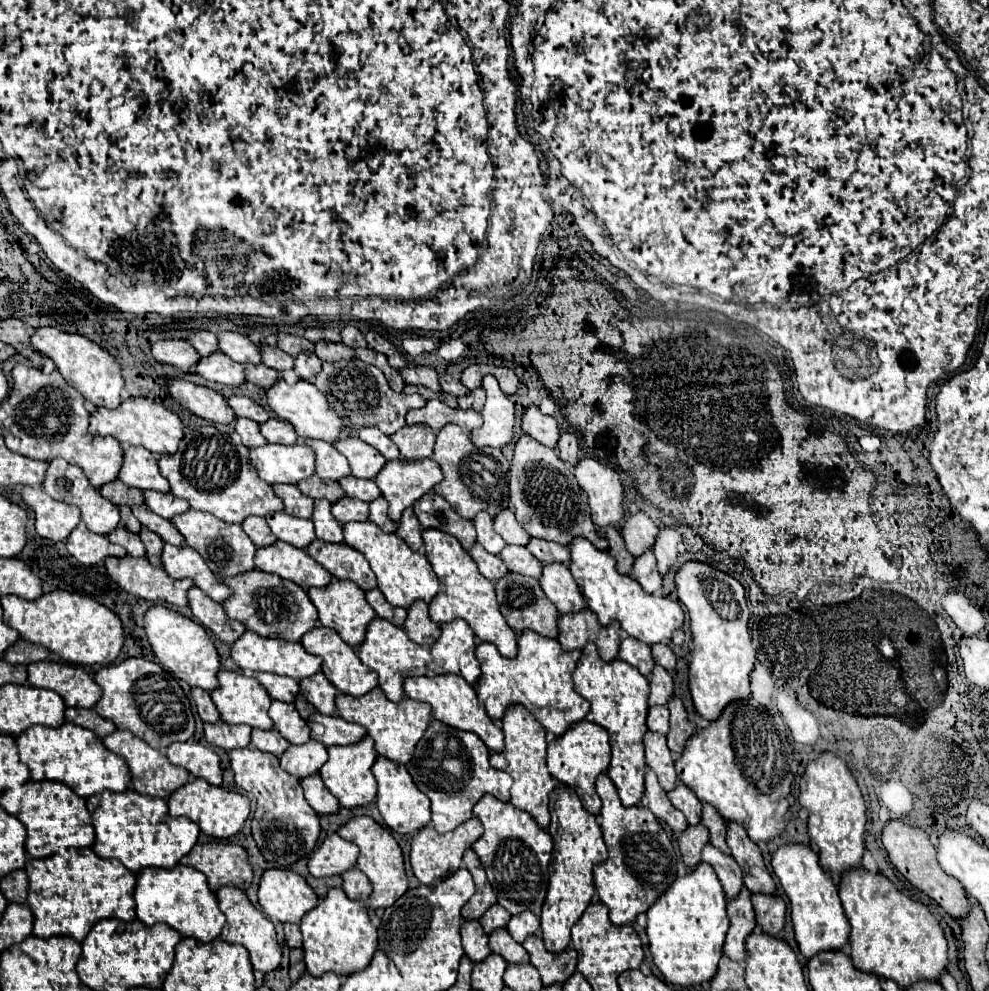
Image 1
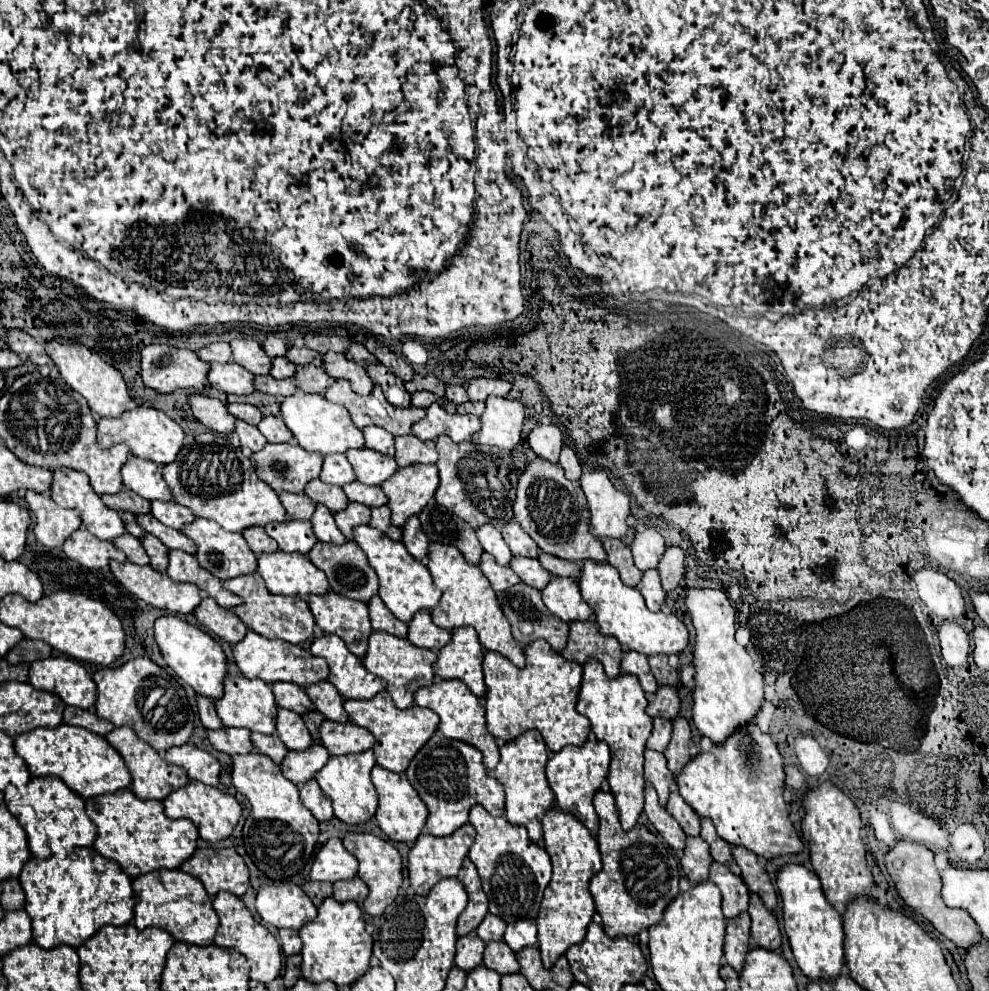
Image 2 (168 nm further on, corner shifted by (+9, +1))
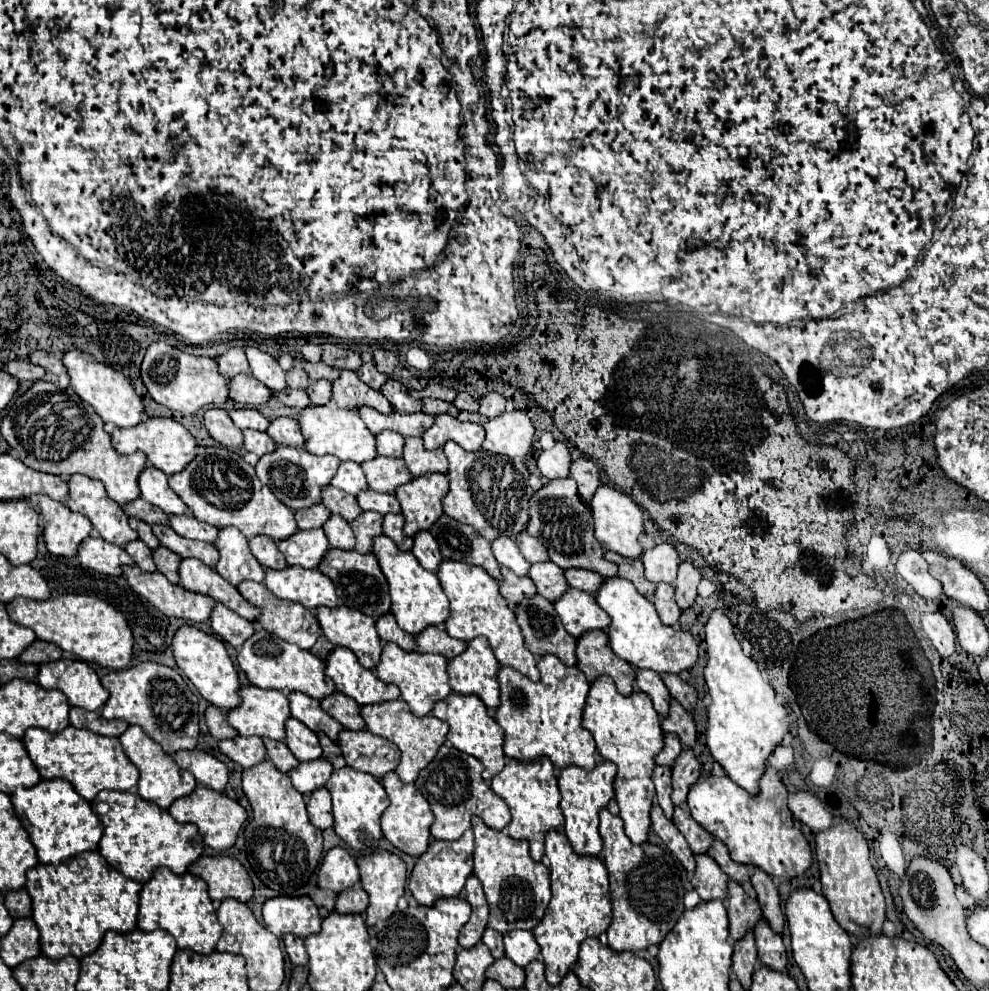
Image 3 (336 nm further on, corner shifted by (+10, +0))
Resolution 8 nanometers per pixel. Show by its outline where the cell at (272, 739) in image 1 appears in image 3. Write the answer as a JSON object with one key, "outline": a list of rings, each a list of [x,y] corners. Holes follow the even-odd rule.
{"outline":[[[263,740],[267,748],[267,758],[281,770],[281,772],[291,772],[293,768],[299,766],[299,760],[289,752],[285,742],[275,742],[275,740]]]}

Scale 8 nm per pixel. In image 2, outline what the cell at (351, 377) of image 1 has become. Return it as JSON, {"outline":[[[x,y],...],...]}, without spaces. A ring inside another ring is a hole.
{"outline":[[[334,379],[334,383],[328,385],[326,391],[324,391],[324,399],[328,399],[330,403],[336,403],[336,405],[346,407],[348,413],[350,413],[350,417],[352,417],[352,421],[354,421],[354,425],[356,425],[358,429],[362,429],[362,427],[366,427],[366,425],[378,425],[378,427],[384,427],[384,429],[386,429],[388,433],[392,433],[394,437],[396,437],[396,435],[408,435],[412,423],[416,423],[418,419],[422,419],[422,415],[426,415],[424,409],[414,407],[414,405],[410,405],[410,407],[394,407],[394,405],[390,405],[390,403],[386,401],[386,397],[382,395],[380,385],[374,385],[372,393],[366,395],[366,397],[364,397],[364,395],[358,395],[358,393],[352,391],[350,381],[346,381],[346,379]]]}

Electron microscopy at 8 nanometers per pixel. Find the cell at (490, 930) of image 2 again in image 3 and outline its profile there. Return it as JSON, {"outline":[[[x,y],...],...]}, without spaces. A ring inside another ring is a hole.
{"outline":[[[491,928],[485,930],[485,936],[483,936],[483,942],[487,944],[487,948],[491,950],[491,954],[495,958],[501,958],[505,956],[505,948],[503,948],[503,936],[499,932],[493,932]]]}

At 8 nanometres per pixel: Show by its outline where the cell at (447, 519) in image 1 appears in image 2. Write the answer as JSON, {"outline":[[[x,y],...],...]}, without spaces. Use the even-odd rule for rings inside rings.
{"outline":[[[430,501],[420,511],[418,519],[430,541],[458,547],[468,563],[478,565],[478,555],[482,555],[482,545],[478,543],[474,529],[466,521],[458,519],[454,513],[450,513],[446,507],[438,505],[436,501]]]}

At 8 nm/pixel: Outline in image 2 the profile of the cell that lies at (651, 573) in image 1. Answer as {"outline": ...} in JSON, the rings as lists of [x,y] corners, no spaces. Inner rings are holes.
{"outline":[[[646,569],[644,571],[642,581],[640,581],[640,593],[642,593],[642,597],[646,601],[646,607],[650,611],[660,611],[660,605],[666,597],[666,591],[660,585],[660,577],[658,577],[656,569]]]}

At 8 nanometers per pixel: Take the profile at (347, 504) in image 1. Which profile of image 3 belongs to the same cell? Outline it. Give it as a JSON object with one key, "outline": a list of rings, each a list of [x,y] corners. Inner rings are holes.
{"outline":[[[363,512],[355,522],[351,522],[351,528],[357,536],[355,550],[361,554],[371,554],[373,538],[383,534],[383,516],[379,512]]]}

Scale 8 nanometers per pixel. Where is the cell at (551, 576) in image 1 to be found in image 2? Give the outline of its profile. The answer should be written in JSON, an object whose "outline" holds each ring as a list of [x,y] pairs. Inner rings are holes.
{"outline":[[[552,577],[542,589],[542,601],[548,611],[562,621],[586,621],[592,617],[590,607],[582,601],[578,583],[570,577]]]}

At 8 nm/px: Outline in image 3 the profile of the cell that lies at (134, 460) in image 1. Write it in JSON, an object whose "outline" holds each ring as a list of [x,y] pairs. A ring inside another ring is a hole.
{"outline":[[[147,466],[145,472],[139,476],[139,490],[141,498],[151,502],[153,506],[161,508],[167,514],[191,514],[191,510],[183,504],[183,500],[169,488],[169,476],[161,470]]]}

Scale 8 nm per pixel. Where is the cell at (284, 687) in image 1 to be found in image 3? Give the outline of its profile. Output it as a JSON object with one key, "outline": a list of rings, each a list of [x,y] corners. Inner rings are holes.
{"outline":[[[291,692],[289,700],[291,700],[291,716],[293,718],[297,718],[305,726],[309,726],[313,732],[323,732],[335,744],[339,742],[339,732],[343,730],[343,726],[321,708],[319,700],[313,700],[301,692]]]}

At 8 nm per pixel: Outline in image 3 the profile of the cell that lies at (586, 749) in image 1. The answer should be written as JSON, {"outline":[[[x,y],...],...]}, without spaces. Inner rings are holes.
{"outline":[[[601,762],[593,772],[585,772],[583,768],[569,766],[559,774],[559,790],[561,790],[561,812],[565,816],[565,836],[569,838],[573,852],[579,856],[599,856],[601,854],[601,836],[599,836],[599,812],[607,808],[607,804],[615,798],[613,790],[615,766],[611,762]]]}

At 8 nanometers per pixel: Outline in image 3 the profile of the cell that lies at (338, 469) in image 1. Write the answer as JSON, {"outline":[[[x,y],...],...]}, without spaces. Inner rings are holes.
{"outline":[[[341,462],[341,468],[337,470],[337,476],[333,478],[333,486],[337,486],[339,490],[345,490],[347,494],[353,494],[353,496],[357,496],[359,492],[369,488],[361,466],[353,464],[353,462]]]}

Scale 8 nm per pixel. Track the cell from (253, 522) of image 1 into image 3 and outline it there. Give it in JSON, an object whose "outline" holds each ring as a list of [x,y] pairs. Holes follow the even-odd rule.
{"outline":[[[257,536],[257,538],[249,540],[249,548],[251,548],[253,556],[255,556],[265,568],[273,568],[273,570],[283,570],[283,568],[287,568],[285,556],[279,552],[275,540],[269,540],[269,536]]]}

